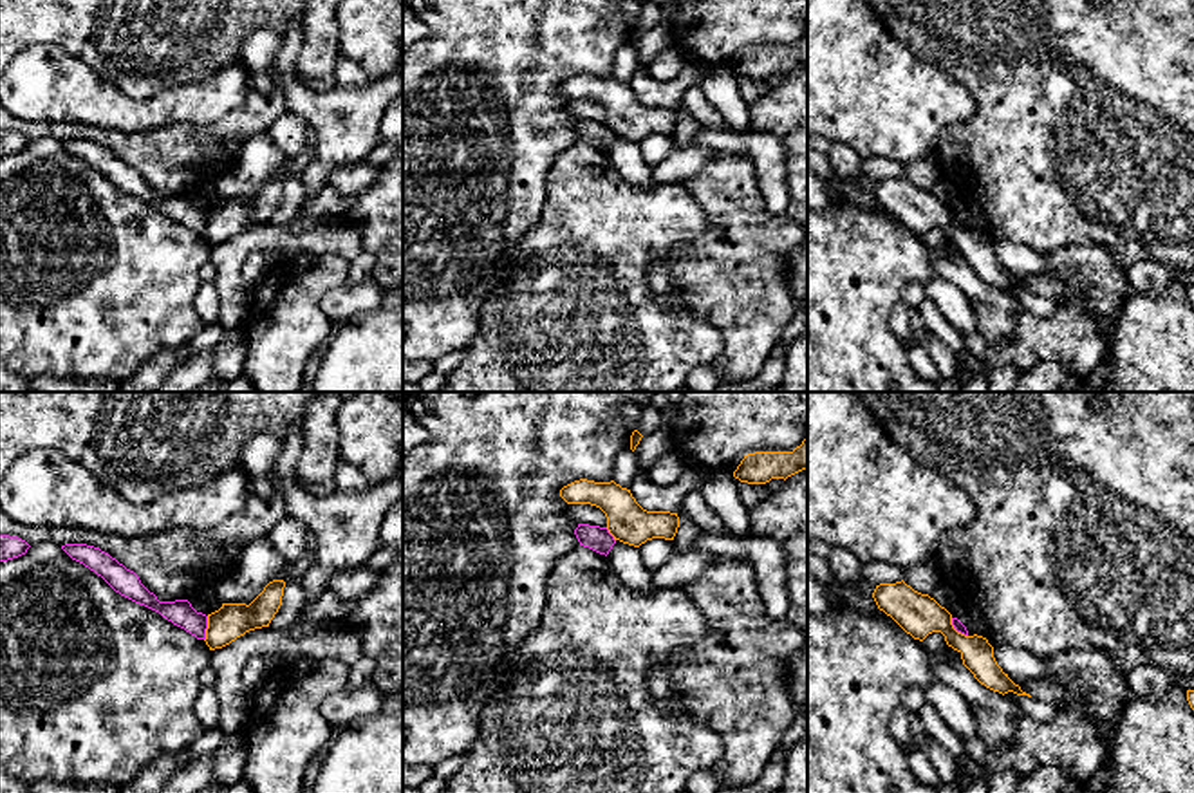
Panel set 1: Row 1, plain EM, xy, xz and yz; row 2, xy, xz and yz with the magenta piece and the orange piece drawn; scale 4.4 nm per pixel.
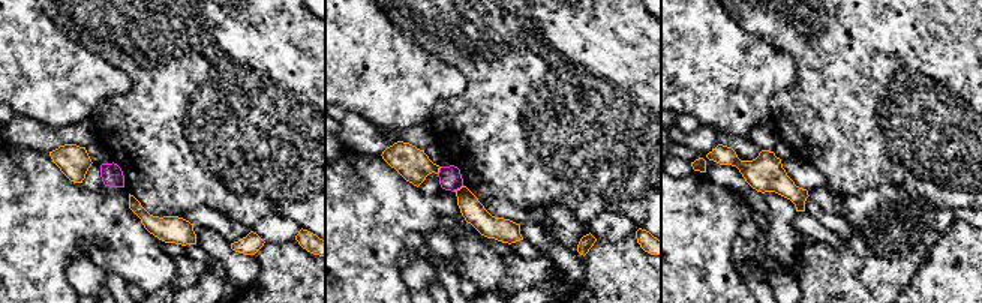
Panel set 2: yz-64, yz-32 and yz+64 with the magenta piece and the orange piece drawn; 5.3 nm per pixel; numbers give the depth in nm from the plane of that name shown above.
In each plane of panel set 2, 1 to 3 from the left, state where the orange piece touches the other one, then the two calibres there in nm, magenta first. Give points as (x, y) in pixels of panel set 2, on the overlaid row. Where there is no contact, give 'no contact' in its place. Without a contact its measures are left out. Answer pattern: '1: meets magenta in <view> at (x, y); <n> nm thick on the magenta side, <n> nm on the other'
1: no contact
2: meets magenta in yz-32 at (458, 188); 130 nm thick on the magenta side, 120 nm on the other
3: no contact

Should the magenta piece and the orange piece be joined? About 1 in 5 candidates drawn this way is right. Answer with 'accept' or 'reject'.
reject

